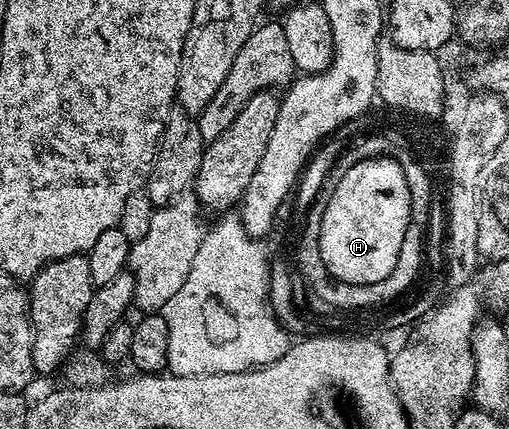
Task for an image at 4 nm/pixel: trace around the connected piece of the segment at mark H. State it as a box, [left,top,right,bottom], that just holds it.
[321,156,408,283]

